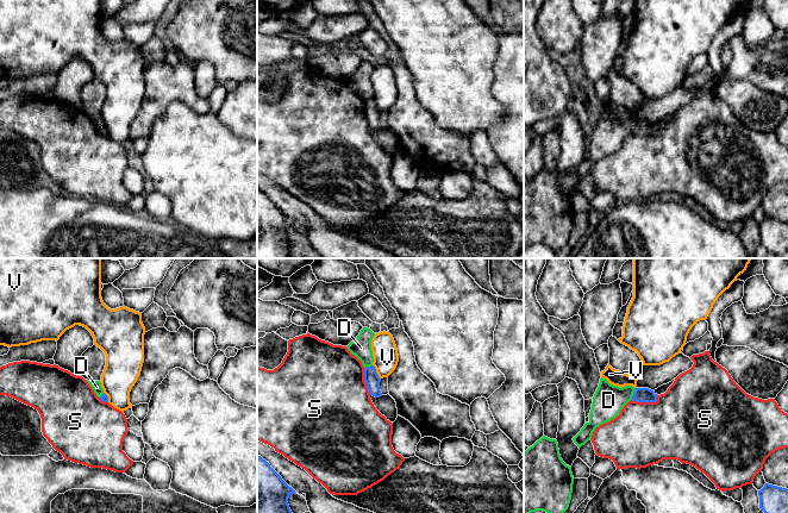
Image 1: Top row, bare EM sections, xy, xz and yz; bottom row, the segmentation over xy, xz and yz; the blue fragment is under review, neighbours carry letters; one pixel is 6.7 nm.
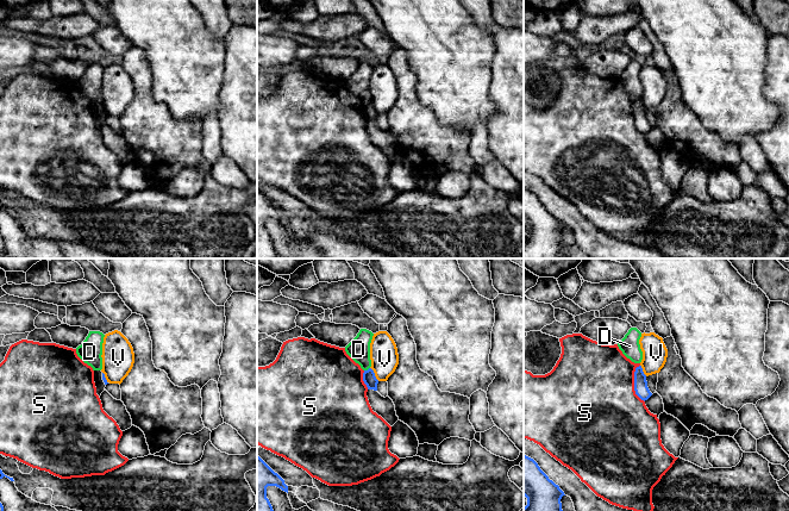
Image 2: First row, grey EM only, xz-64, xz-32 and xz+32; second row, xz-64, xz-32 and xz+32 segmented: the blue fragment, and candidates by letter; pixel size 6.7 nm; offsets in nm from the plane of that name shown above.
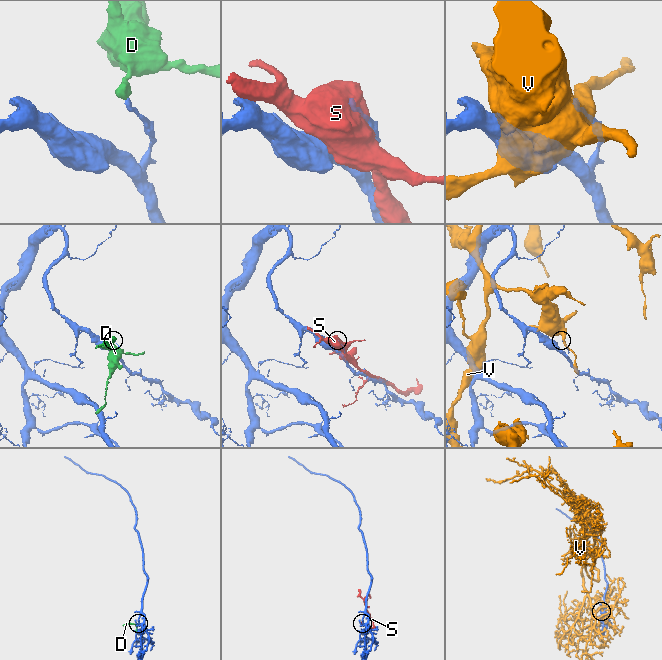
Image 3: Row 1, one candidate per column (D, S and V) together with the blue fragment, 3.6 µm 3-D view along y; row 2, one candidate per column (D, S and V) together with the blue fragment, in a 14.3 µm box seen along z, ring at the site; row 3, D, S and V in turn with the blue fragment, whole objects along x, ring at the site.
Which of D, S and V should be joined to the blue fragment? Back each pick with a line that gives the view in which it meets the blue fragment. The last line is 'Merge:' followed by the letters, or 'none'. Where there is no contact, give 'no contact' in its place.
Merge: none

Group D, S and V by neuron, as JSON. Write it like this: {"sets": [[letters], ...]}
{"sets": [["D"], ["S"], ["V"]]}

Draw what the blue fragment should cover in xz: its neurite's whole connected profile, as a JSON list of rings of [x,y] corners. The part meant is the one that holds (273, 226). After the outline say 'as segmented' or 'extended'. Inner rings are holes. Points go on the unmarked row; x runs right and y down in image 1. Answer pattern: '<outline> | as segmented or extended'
[[[257,188],[257,258],[289,258],[288,231],[296,225]]] | as segmented

